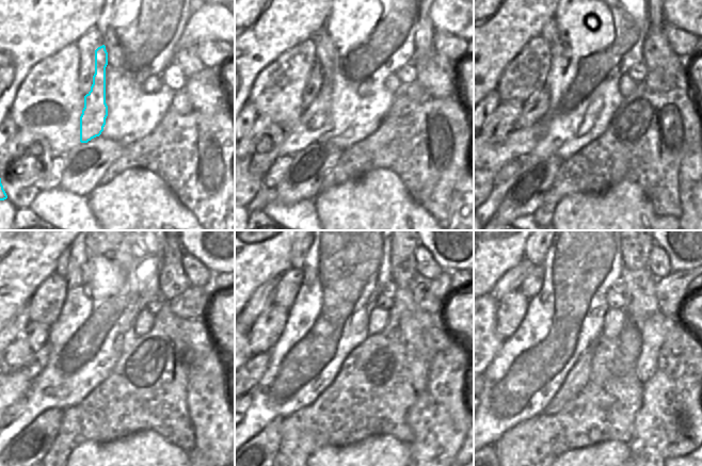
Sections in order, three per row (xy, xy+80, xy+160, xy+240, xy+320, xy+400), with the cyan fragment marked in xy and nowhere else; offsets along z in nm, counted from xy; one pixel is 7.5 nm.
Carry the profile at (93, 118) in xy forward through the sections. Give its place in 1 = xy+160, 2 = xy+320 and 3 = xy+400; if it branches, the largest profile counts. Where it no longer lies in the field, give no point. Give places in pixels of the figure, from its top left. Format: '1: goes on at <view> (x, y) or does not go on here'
1: goes on at xy+160 (521, 141)
2: goes on at xy+320 (299, 252)
3: goes on at xy+400 (535, 252)

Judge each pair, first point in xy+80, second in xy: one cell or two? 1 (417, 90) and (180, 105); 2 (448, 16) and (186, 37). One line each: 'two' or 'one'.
1: one
2: one

